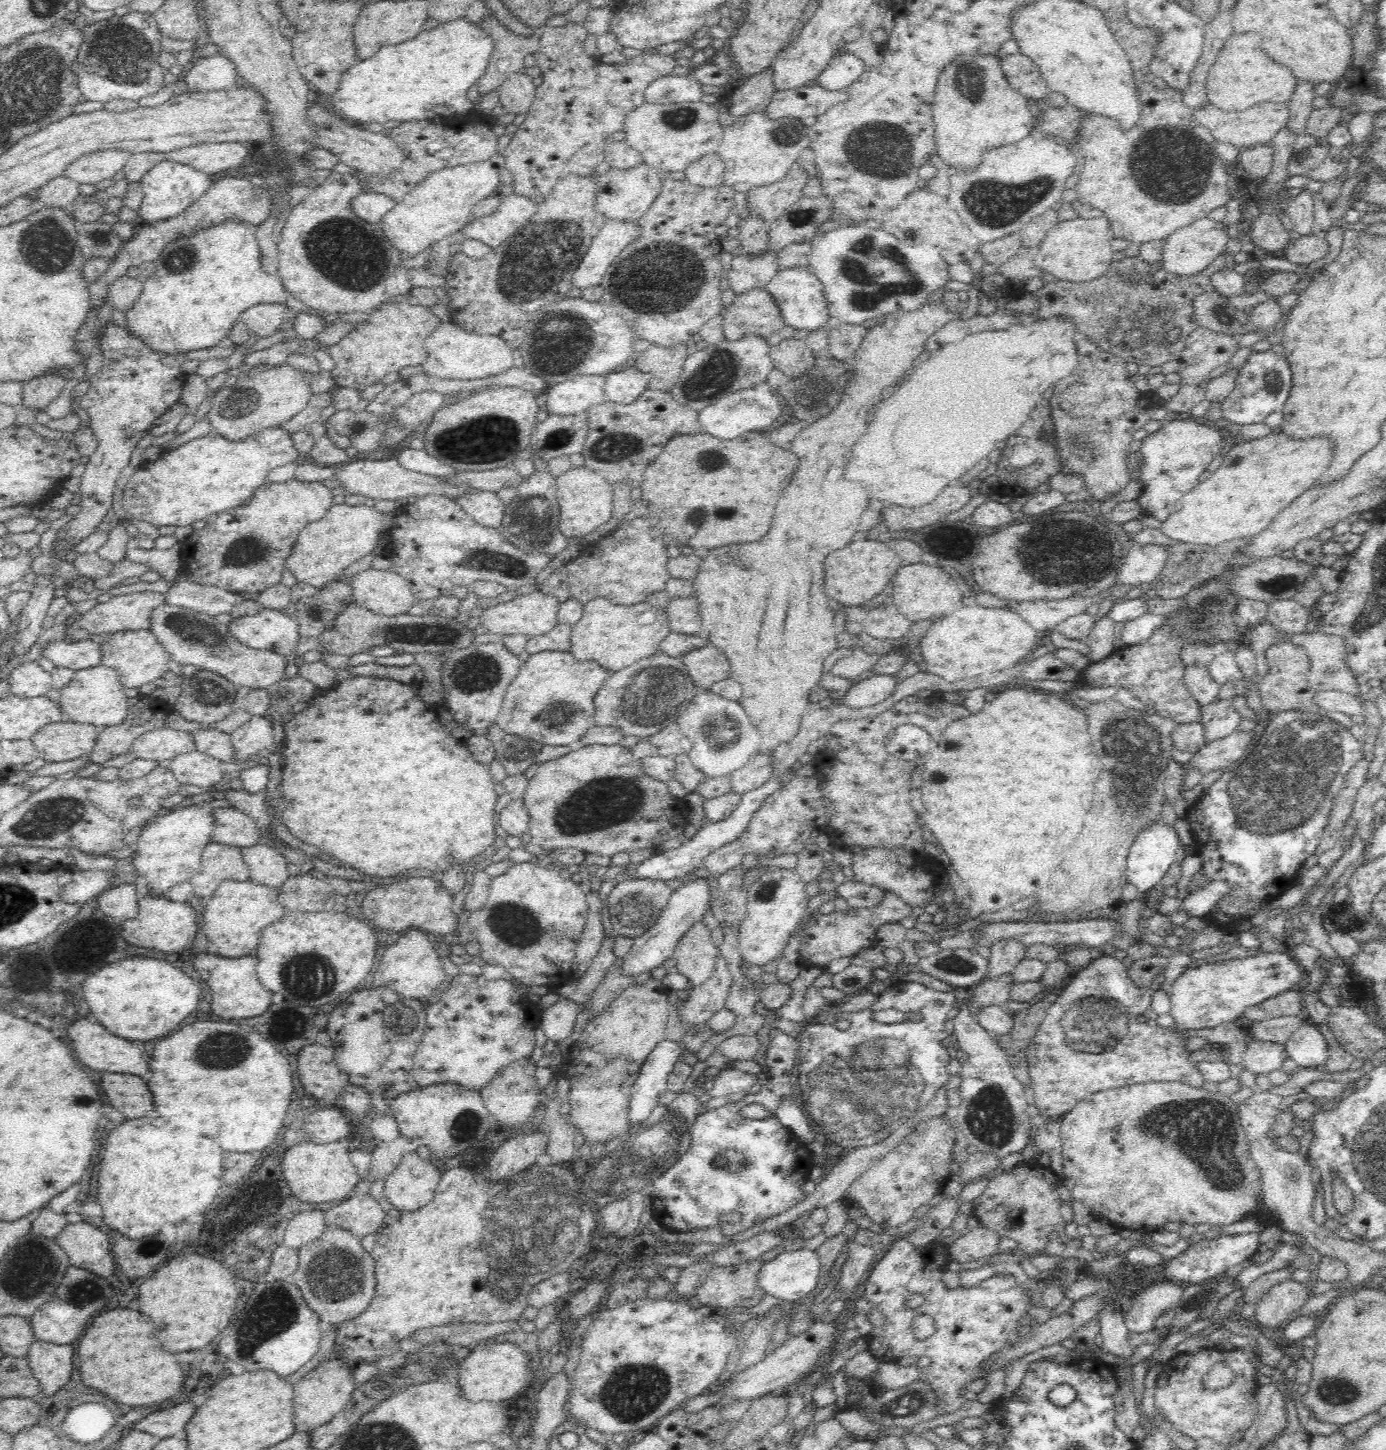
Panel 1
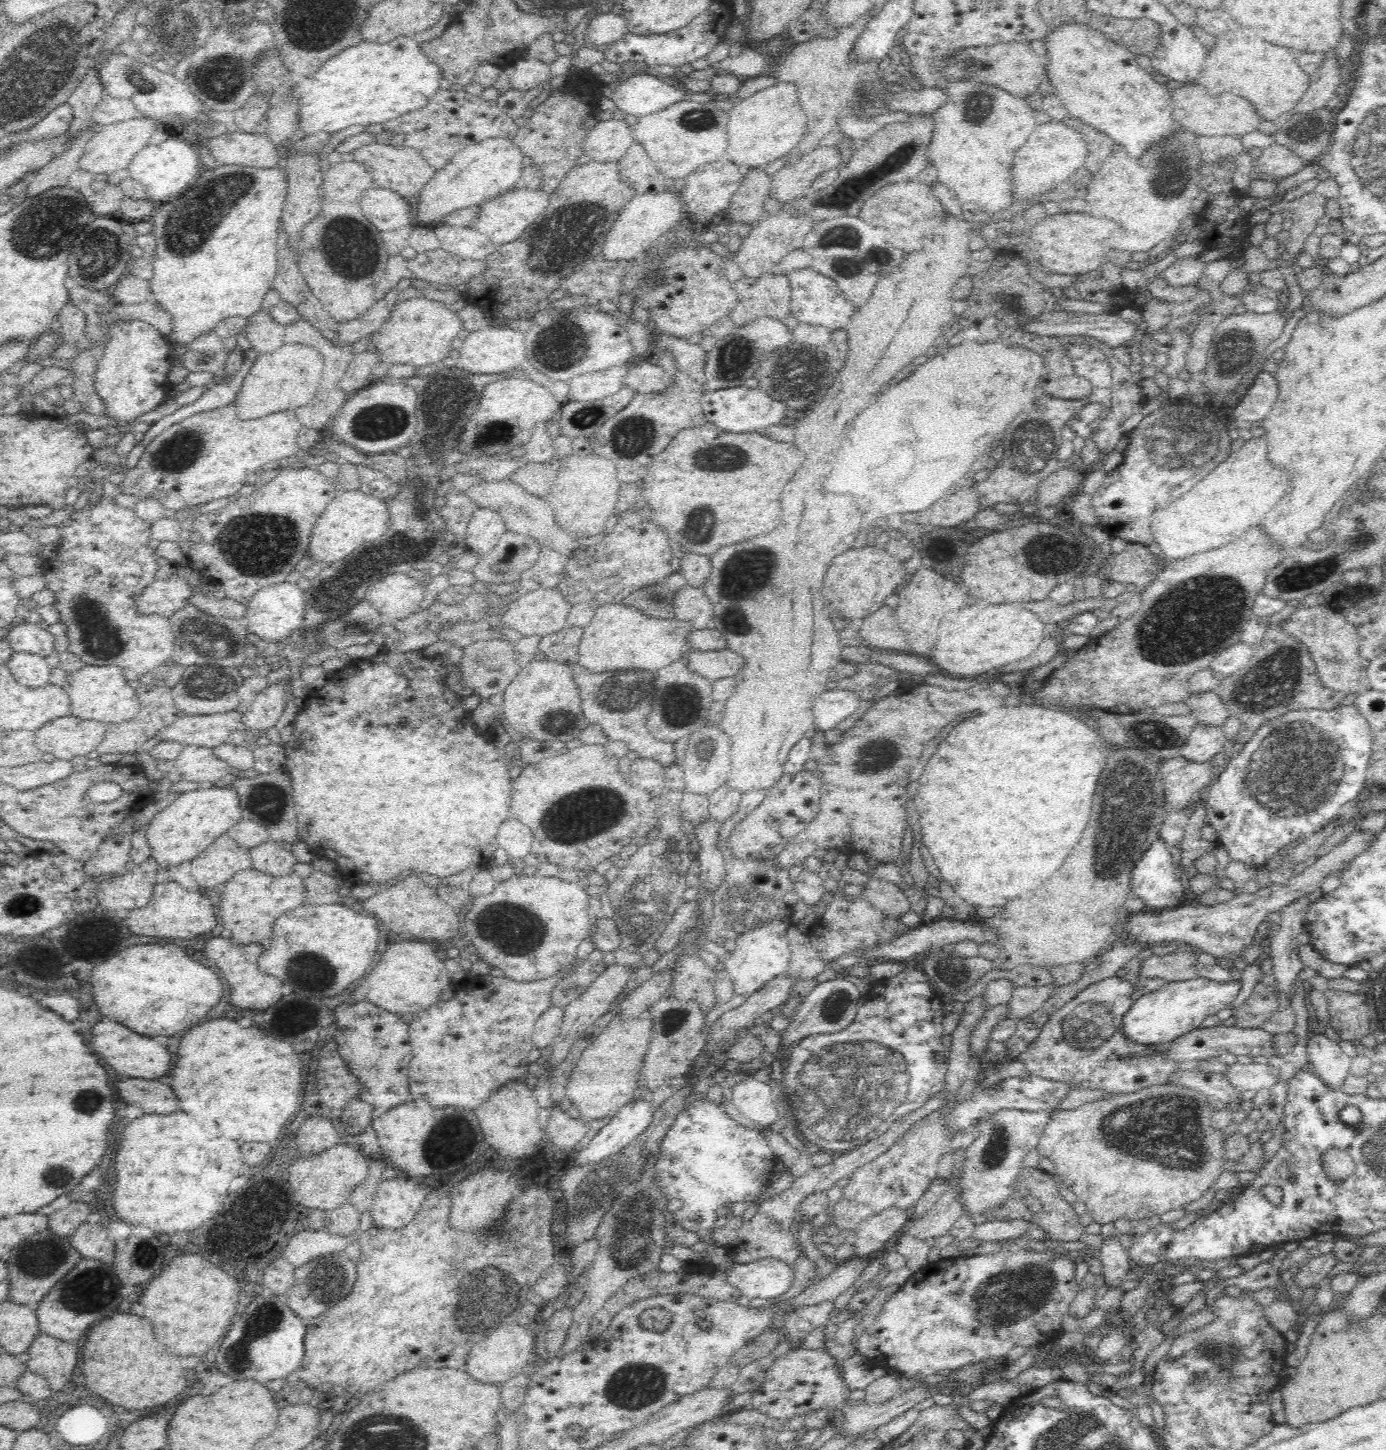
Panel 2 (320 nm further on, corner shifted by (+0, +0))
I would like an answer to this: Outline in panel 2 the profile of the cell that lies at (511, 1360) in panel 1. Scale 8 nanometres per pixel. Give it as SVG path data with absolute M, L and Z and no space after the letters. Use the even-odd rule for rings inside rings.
M498 1324L494 1335L488 1335L484 1344L471 1348L466 1359L468 1374L482 1380L482 1383L498 1385L526 1371L536 1355L535 1336L520 1324Z

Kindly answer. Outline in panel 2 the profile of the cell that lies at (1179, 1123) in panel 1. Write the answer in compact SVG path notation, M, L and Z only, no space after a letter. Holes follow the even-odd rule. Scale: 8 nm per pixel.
M1168 1082L1138 1092L1111 1094L1070 1110L1058 1109L1040 1136L1038 1153L1054 1163L1057 1180L1086 1205L1086 1215L1092 1217L1092 1222L1103 1225L1118 1219L1139 1221L1185 1208L1199 1200L1220 1176L1226 1156L1223 1130L1212 1128L1211 1118L1203 1094Z

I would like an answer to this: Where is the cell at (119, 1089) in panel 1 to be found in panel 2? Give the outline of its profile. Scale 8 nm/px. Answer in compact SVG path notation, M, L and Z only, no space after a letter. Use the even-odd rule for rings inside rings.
M130 1078L118 1082L118 1090L126 1102L138 1106L146 1114L172 1114L178 1110L176 1094L170 1086L158 1080Z

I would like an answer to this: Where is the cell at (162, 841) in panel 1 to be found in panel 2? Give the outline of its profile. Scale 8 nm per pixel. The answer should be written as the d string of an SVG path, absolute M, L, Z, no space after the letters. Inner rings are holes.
M204 785L193 792L180 793L168 808L155 814L147 825L146 838L151 856L161 869L167 865L178 866L186 860L191 862L242 818L239 793L229 786Z

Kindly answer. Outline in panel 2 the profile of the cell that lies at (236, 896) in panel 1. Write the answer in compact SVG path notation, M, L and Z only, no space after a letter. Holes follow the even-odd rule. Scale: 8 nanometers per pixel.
M254 868L243 870L238 874L234 873L232 880L228 880L228 884L224 886L218 916L232 932L232 940L236 940L238 944L252 944L272 934L272 926L280 914L305 905L305 896L304 879L294 871L286 876L272 876Z

